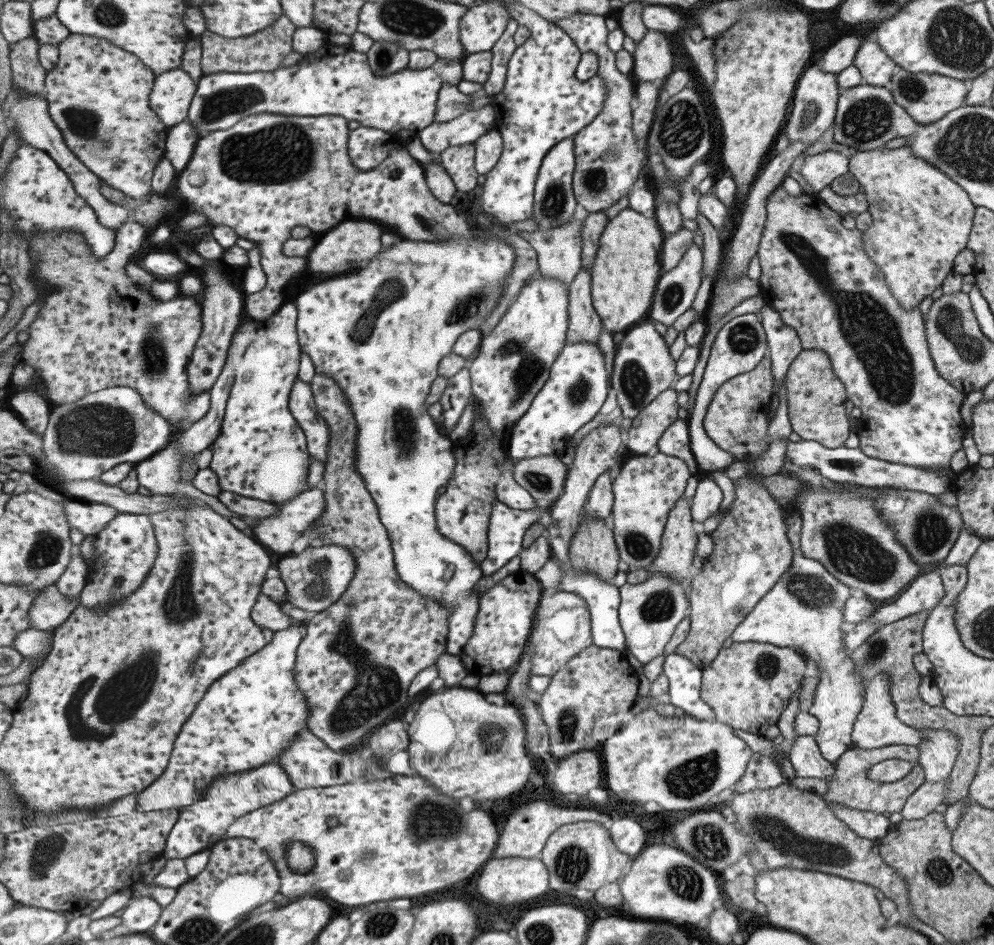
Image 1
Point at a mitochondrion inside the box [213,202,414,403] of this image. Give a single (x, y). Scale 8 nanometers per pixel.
(392, 290)

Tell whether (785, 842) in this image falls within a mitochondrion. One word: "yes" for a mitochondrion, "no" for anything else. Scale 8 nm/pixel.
yes

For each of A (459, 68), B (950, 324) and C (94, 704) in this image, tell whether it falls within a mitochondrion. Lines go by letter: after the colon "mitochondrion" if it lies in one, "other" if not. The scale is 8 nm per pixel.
A: other
B: mitochondrion
C: mitochondrion

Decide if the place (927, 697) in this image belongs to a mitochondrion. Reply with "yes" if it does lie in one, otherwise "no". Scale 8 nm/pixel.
no

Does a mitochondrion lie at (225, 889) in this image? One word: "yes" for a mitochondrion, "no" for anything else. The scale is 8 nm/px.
no

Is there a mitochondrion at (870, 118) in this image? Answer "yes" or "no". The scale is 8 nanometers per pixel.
yes

